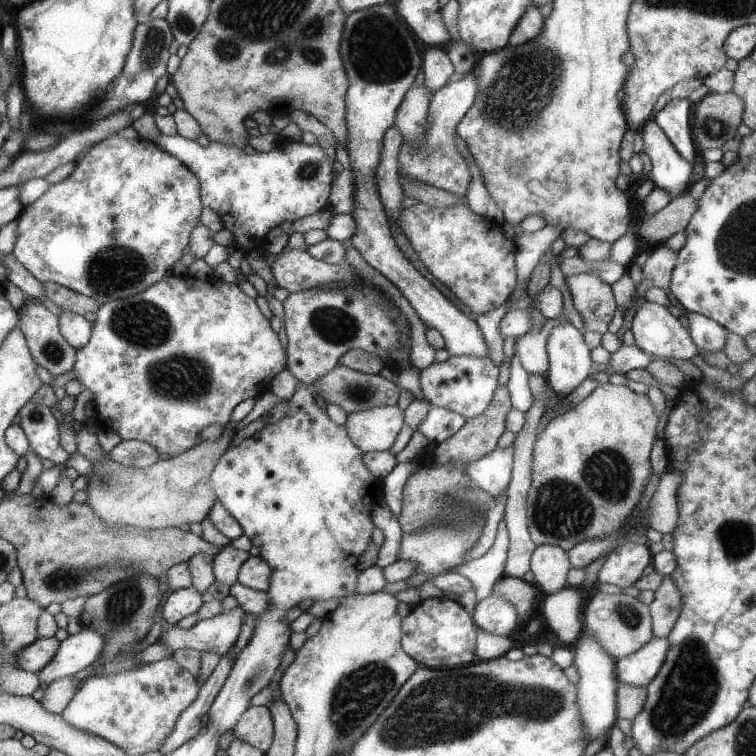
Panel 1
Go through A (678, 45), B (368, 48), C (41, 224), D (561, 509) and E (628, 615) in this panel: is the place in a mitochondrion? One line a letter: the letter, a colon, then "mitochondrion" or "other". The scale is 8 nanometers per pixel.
A: other
B: mitochondrion
C: other
D: mitochondrion
E: mitochondrion

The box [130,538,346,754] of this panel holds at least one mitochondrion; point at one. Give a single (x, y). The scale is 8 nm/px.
(261, 668)

